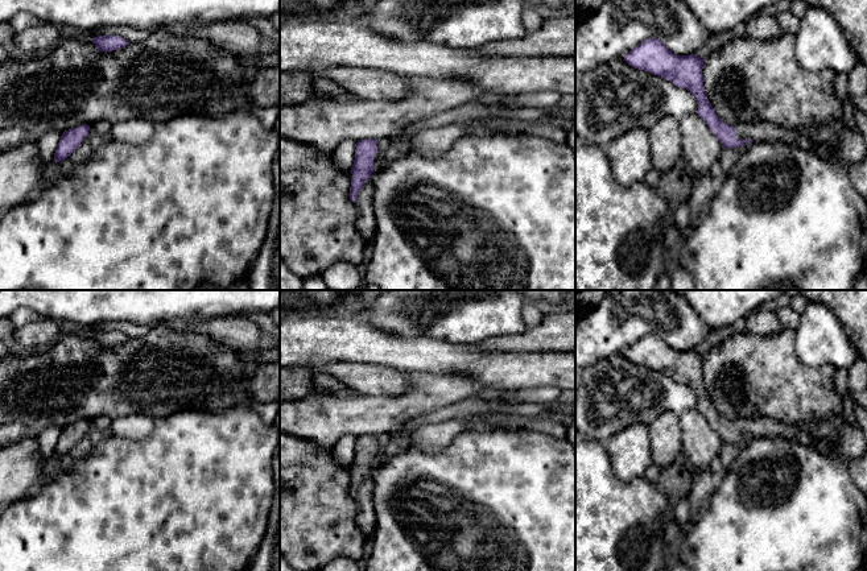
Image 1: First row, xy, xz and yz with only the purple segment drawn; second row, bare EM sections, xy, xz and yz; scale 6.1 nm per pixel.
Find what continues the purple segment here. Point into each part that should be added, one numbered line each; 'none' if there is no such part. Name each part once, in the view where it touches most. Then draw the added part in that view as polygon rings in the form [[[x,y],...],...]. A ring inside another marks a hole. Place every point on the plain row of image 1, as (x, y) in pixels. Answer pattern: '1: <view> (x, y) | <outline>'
1: yz (756, 426) | [[[768,417],[739,418],[734,421],[736,435],[776,438],[785,436],[800,444],[834,455],[826,439],[812,434],[805,426],[794,426]]]

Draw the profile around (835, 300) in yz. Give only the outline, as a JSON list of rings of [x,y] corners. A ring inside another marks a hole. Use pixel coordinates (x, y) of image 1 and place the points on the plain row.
[[[801,290],[801,295],[827,306],[842,323],[858,356],[867,361],[867,290]]]

